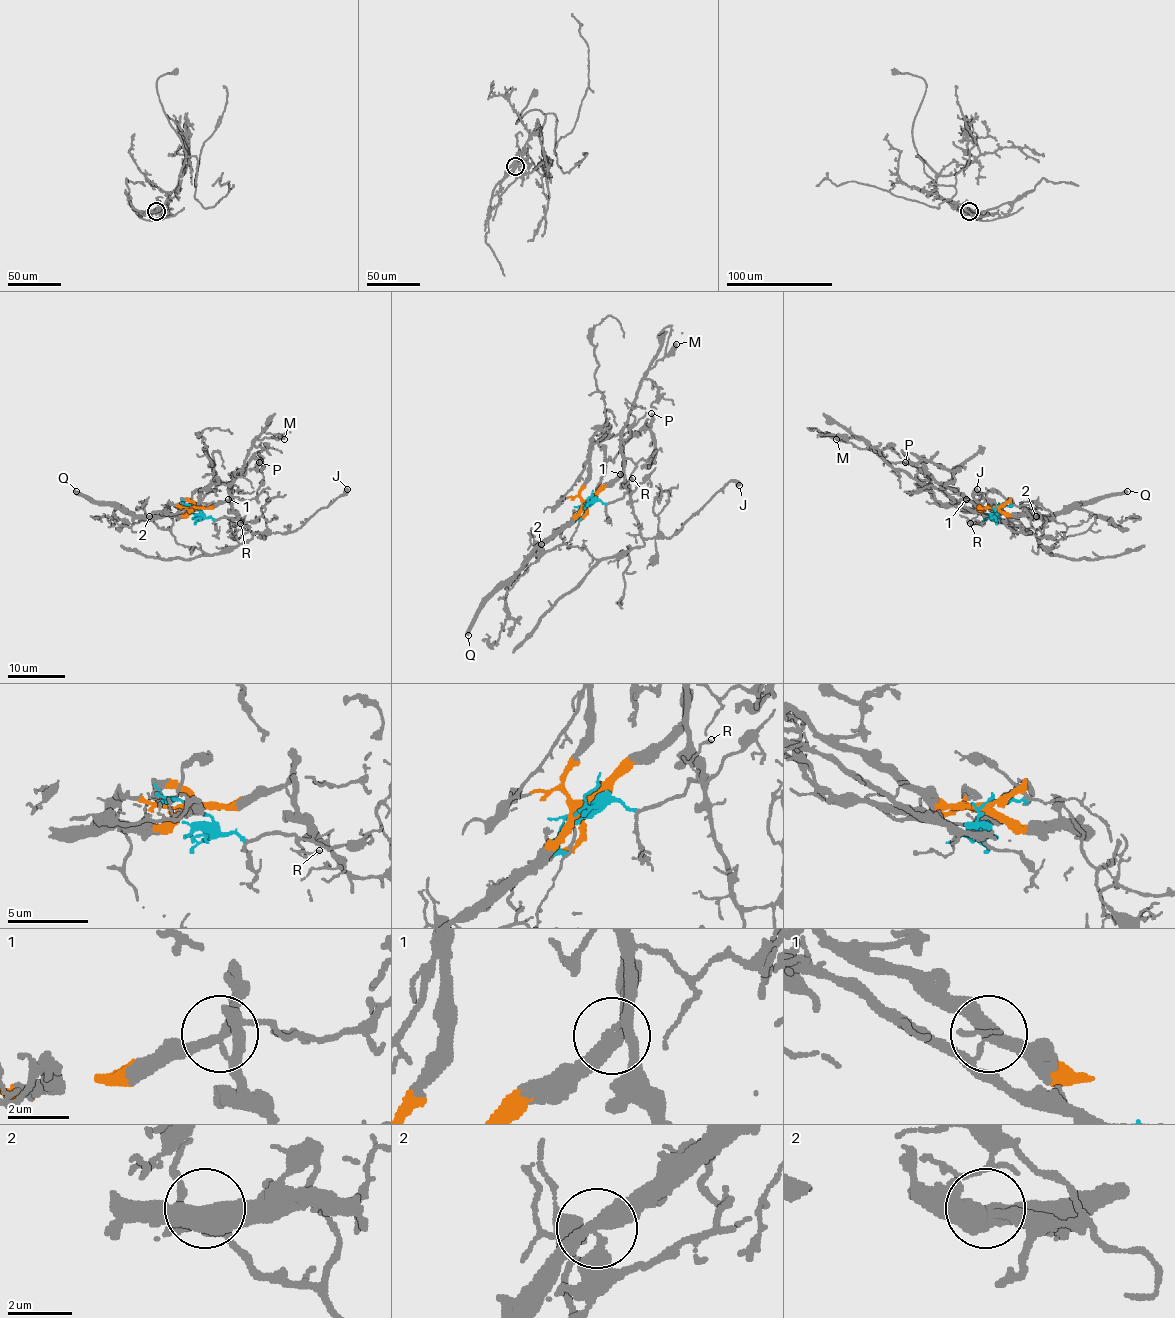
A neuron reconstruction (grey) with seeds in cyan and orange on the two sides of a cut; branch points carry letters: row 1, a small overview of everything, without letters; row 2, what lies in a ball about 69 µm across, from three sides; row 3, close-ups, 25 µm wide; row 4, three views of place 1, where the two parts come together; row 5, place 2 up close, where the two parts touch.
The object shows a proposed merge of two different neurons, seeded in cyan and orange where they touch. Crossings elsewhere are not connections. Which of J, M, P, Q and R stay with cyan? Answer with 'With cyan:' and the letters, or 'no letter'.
With cyan: J, M, R

